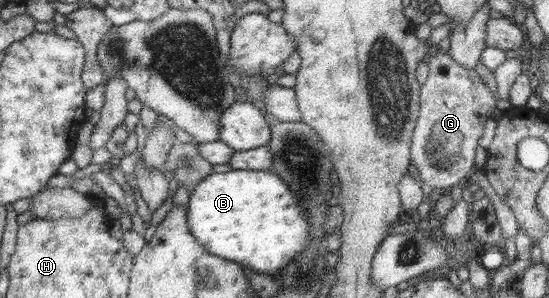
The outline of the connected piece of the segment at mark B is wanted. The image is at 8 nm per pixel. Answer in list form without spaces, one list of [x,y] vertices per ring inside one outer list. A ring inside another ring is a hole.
[[[272,171],[211,173],[190,193],[190,234],[211,255],[234,261],[245,271],[277,273],[310,242],[310,221],[291,188]]]

